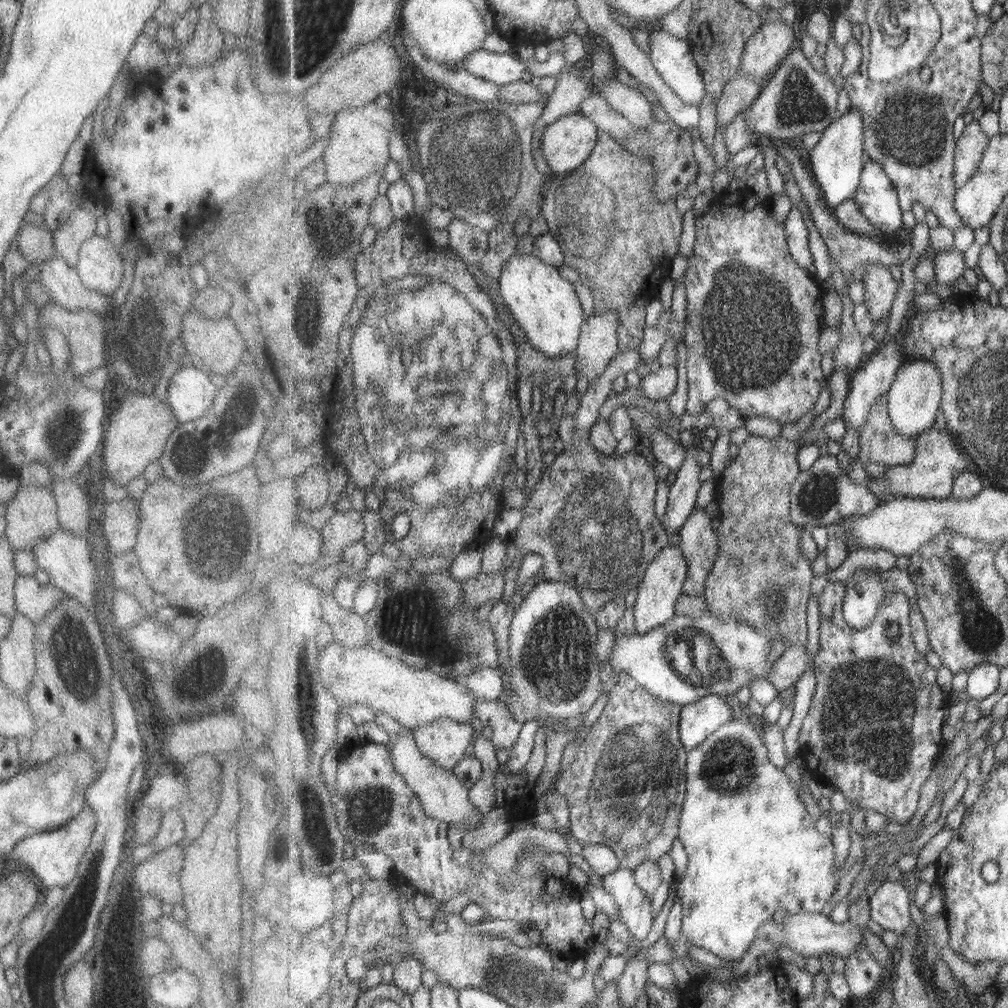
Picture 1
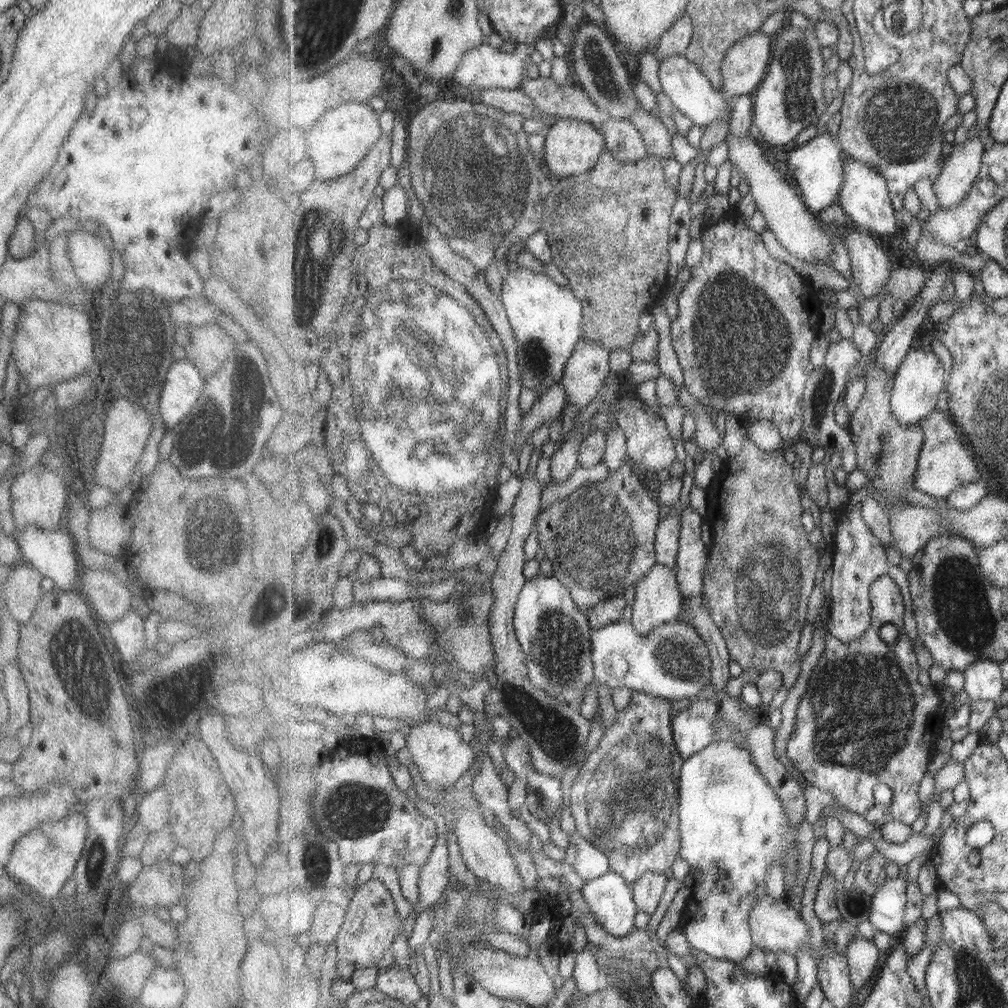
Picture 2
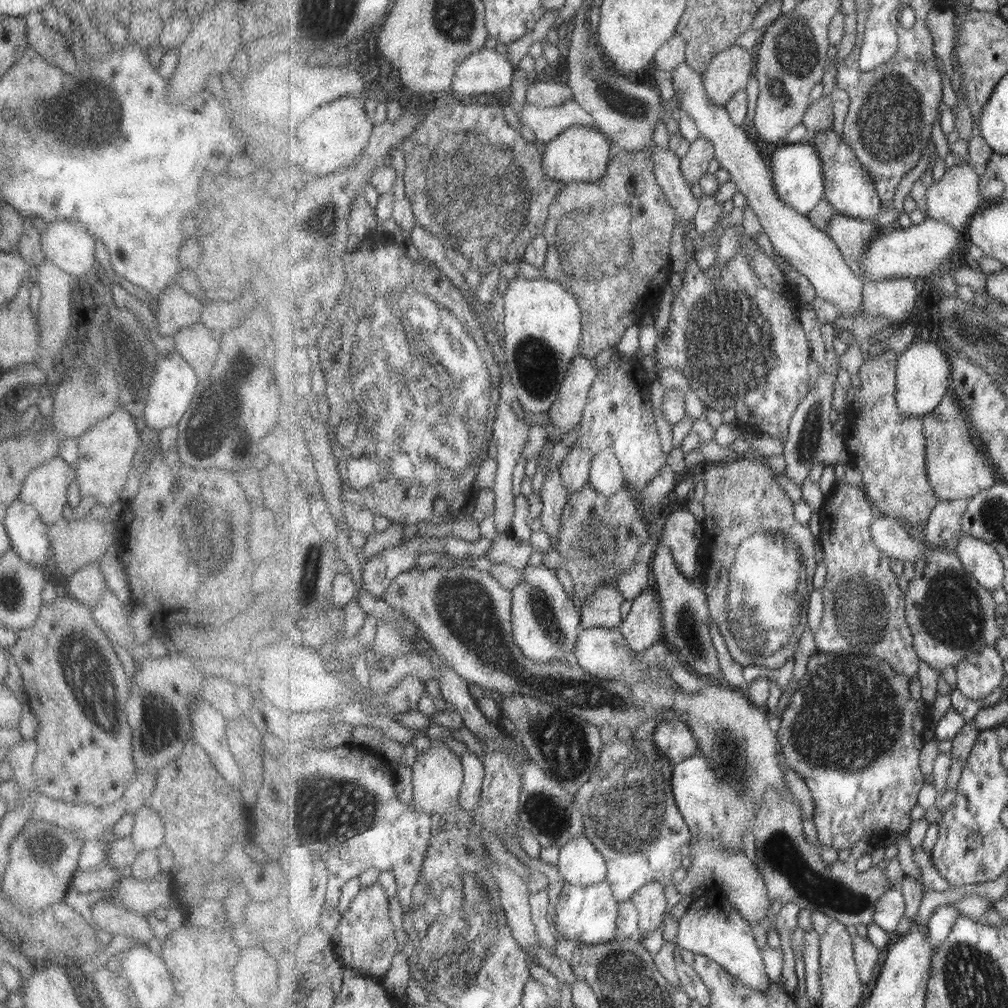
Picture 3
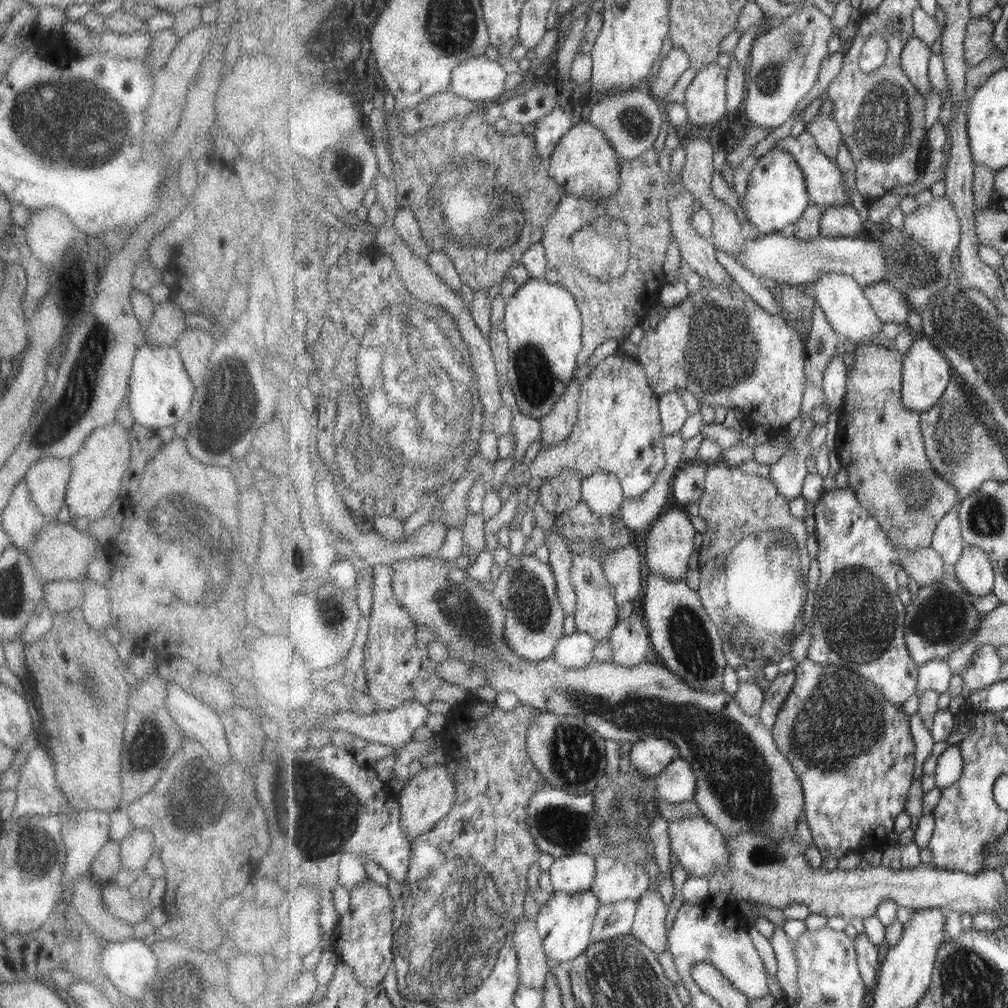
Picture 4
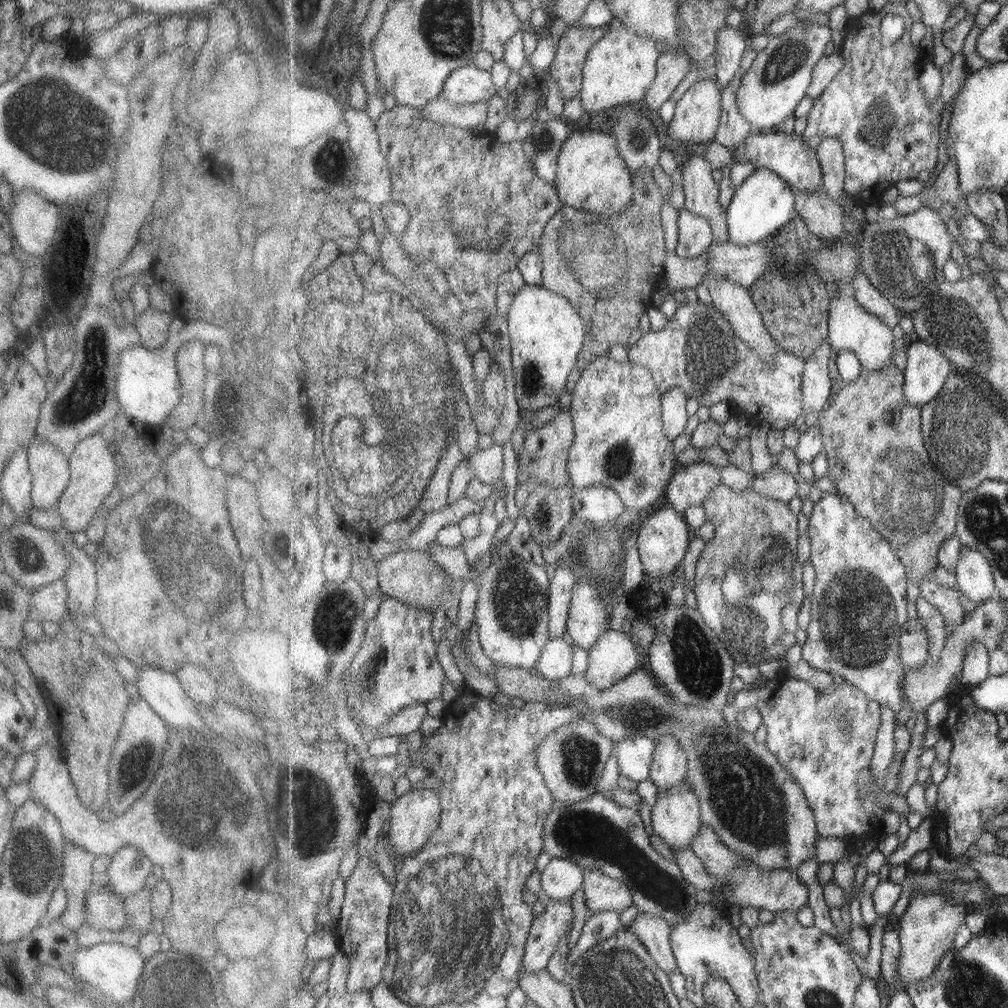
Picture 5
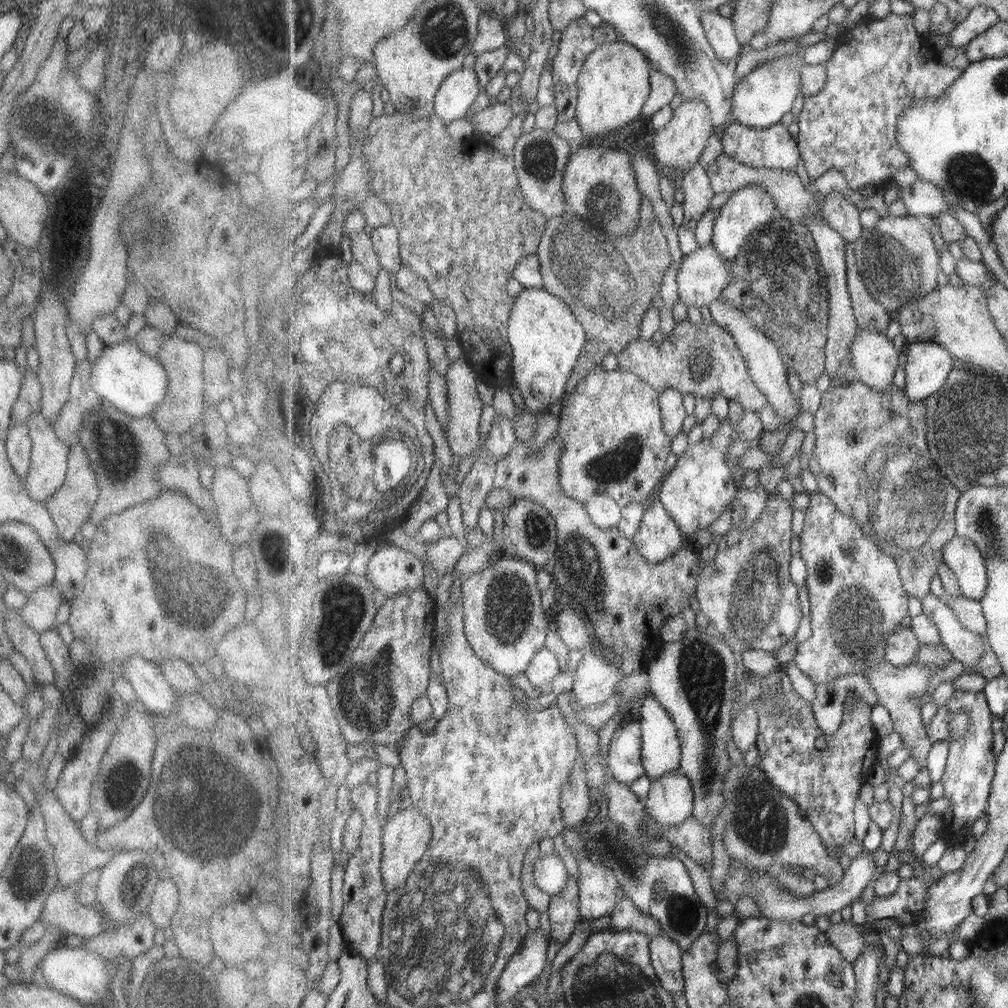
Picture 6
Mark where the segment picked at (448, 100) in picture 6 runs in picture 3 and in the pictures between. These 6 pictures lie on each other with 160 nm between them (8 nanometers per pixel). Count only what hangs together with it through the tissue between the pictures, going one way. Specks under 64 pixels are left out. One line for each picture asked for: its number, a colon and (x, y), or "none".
3: (486, 72)
4: (479, 79)
5: (469, 84)

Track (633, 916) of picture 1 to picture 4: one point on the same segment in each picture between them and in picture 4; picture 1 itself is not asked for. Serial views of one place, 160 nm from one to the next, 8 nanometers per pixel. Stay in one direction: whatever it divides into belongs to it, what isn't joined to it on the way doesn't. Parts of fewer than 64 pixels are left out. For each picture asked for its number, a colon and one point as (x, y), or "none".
2: (610, 899)
3: (587, 914)
4: (565, 922)

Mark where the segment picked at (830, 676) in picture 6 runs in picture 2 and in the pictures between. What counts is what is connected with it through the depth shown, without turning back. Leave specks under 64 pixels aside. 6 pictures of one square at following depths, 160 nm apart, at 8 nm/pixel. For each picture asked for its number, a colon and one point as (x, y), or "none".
2: (858, 556)
3: (865, 610)
4: (859, 624)
5: (859, 608)

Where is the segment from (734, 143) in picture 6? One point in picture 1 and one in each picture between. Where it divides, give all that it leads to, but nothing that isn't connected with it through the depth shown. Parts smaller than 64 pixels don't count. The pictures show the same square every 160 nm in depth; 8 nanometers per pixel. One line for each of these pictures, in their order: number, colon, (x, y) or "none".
1: (878, 198)
2: (866, 199)
3: (851, 190)
4: (826, 184)
5: (789, 155)

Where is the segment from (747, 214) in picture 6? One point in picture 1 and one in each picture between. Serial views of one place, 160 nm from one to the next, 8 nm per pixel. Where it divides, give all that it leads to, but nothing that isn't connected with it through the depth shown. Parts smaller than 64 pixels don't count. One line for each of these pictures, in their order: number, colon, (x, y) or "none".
1: (838, 159)
2: (818, 166)
3: (798, 169)
4: (777, 195)
5: (763, 204)

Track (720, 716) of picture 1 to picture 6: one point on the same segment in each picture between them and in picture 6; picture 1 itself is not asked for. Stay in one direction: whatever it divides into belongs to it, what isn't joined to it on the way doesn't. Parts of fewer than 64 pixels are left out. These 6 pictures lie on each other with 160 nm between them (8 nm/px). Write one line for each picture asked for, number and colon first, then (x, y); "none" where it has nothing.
2: (694, 731)
3: (673, 739)
4: (650, 757)
5: (635, 754)
6: (624, 759)

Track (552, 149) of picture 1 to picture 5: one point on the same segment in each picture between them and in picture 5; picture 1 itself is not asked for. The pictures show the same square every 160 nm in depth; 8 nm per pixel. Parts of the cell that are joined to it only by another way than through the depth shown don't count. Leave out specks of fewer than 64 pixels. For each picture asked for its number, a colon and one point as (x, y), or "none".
2: (573, 147)
3: (583, 154)
4: (585, 164)
5: (592, 175)

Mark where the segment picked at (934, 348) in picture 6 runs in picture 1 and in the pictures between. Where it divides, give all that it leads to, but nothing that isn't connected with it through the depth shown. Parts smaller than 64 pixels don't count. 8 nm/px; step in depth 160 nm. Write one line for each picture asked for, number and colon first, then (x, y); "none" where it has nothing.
1: (915, 398)
2: (920, 379)
3: (924, 372)
4: (927, 373)
5: (928, 368)

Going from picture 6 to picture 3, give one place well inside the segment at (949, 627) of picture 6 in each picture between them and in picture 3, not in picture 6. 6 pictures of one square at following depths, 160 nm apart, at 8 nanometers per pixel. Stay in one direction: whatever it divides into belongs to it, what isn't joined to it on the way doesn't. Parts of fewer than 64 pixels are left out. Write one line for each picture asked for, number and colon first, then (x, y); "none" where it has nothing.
3: (982, 673)
4: (984, 670)
5: (976, 669)

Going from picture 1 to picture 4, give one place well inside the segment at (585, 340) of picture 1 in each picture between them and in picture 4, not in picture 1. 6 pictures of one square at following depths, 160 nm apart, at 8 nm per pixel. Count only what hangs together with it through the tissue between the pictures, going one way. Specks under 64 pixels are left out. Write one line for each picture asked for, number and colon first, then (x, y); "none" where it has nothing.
2: (588, 369)
3: (567, 412)
4: (558, 425)

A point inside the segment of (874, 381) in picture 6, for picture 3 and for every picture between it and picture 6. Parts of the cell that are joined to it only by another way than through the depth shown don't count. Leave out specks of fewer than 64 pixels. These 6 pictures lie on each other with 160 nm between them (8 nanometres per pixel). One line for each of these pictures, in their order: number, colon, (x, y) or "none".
3: (812, 252)
4: (851, 314)
5: (852, 328)

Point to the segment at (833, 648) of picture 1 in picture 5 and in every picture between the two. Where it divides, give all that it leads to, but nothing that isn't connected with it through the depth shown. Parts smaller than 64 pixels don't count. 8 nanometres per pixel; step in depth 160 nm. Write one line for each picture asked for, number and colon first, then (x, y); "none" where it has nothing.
2: (866, 719)
3: (852, 732)
4: (853, 750)
5: (827, 740)

